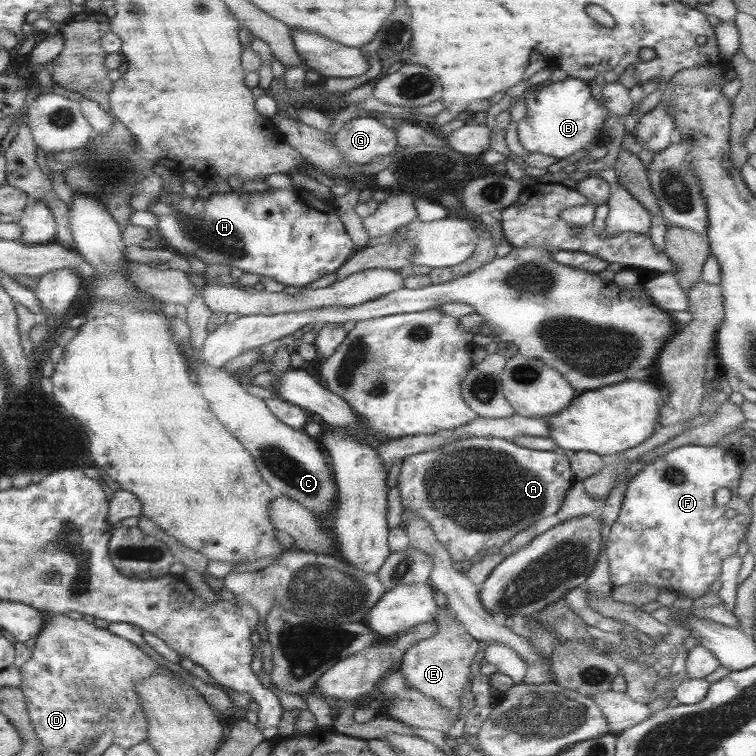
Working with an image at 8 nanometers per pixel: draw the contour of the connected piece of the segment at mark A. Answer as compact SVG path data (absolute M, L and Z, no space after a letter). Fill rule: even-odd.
M465 437L440 447L403 459L396 486L402 512L419 516L419 520L431 527L438 544L445 548L453 562L471 560L481 550L496 551L516 532L553 515L574 482L567 456L557 452L521 448L493 437Z

